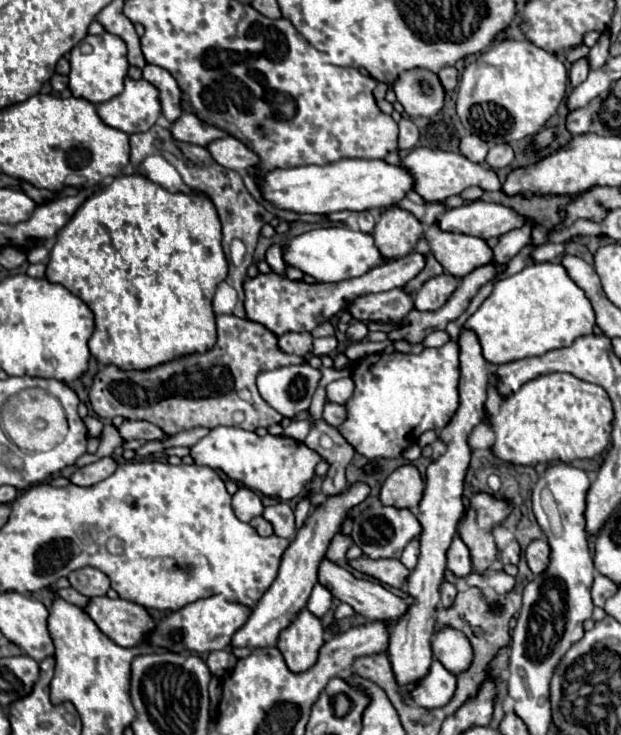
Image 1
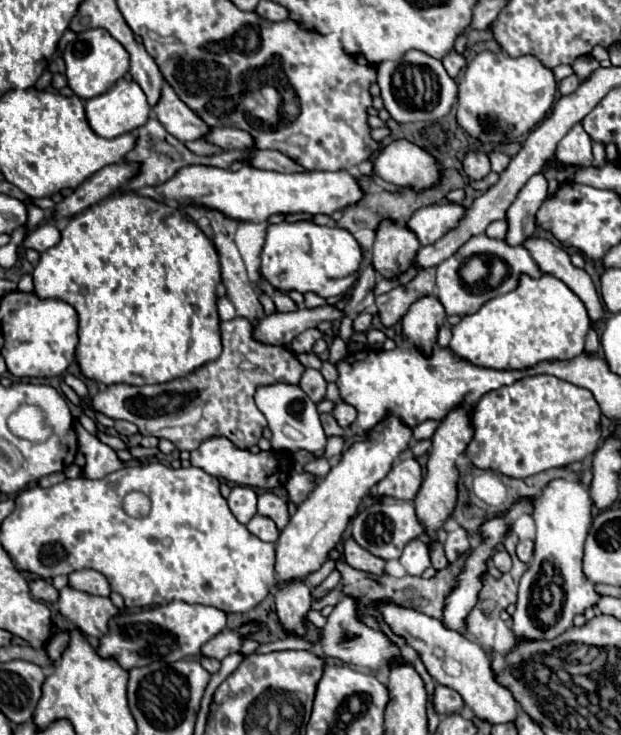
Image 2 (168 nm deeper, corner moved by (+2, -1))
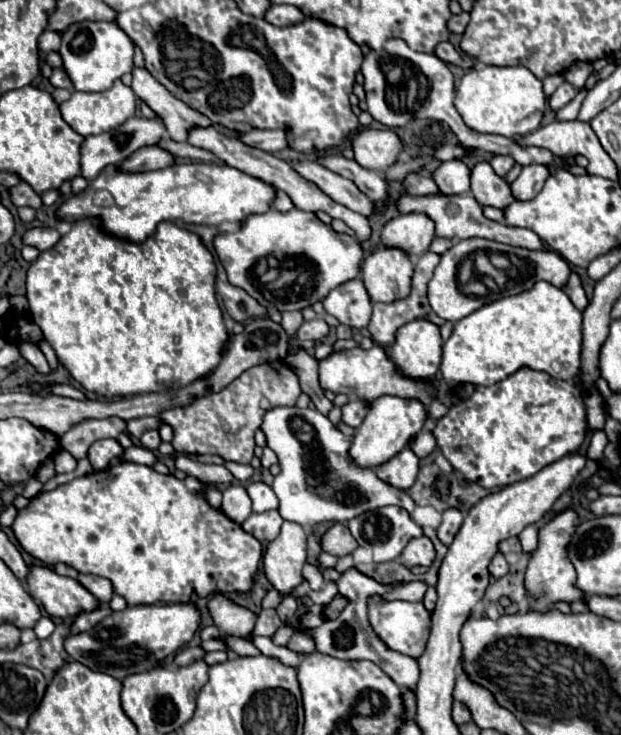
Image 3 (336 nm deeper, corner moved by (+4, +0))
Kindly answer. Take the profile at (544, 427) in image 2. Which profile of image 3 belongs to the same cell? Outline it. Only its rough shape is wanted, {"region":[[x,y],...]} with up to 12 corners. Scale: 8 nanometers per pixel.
{"region":[[521,369],[453,403],[433,435],[503,487],[579,451],[585,399]]}

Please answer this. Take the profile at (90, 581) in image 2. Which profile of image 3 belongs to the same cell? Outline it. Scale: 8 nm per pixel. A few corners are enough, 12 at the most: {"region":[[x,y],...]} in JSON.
{"region":[[83,575],[77,581],[101,603],[113,597],[113,585],[105,577]]}

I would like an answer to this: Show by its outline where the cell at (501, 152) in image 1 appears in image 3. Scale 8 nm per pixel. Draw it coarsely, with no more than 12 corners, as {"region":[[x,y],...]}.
{"region":[[495,155],[493,171],[501,177],[515,165],[511,157]]}

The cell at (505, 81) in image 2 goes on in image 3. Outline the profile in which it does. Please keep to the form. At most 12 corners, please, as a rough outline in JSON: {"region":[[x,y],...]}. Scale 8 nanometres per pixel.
{"region":[[523,65],[469,69],[455,107],[469,129],[539,129],[547,97]]}

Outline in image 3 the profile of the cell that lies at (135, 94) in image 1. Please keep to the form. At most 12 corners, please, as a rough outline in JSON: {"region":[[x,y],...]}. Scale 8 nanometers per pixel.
{"region":[[117,79],[101,93],[73,91],[61,115],[83,137],[137,113],[133,89]]}

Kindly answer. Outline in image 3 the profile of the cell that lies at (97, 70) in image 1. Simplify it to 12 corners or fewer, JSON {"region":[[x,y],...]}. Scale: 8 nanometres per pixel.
{"region":[[117,23],[63,31],[63,67],[77,91],[105,91],[133,69]]}

